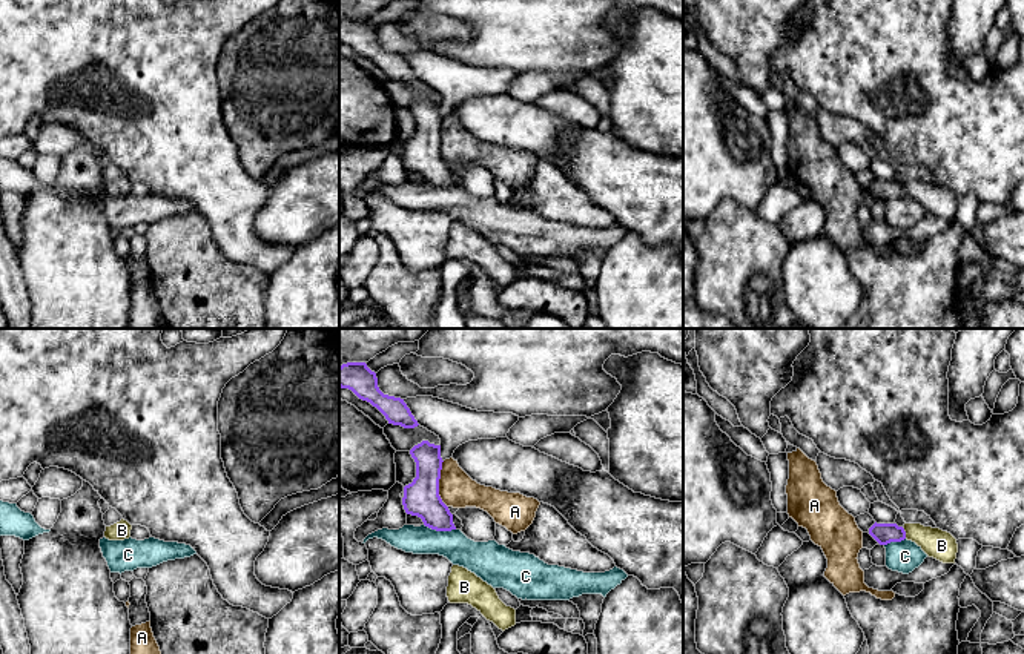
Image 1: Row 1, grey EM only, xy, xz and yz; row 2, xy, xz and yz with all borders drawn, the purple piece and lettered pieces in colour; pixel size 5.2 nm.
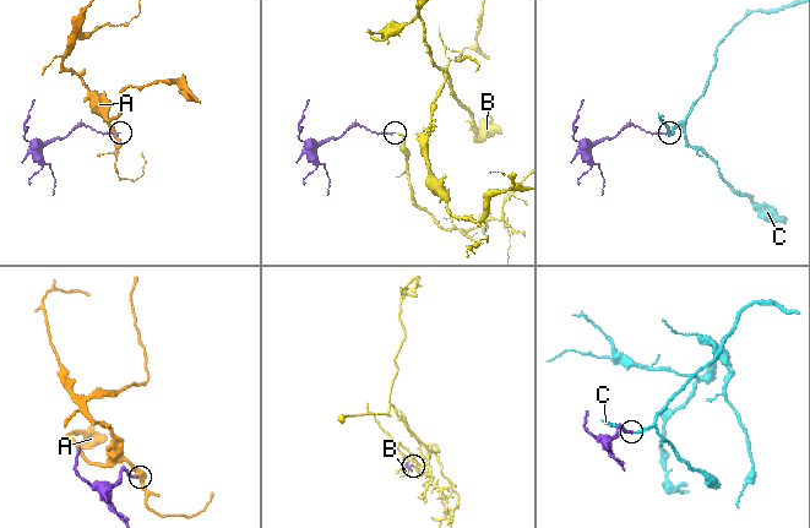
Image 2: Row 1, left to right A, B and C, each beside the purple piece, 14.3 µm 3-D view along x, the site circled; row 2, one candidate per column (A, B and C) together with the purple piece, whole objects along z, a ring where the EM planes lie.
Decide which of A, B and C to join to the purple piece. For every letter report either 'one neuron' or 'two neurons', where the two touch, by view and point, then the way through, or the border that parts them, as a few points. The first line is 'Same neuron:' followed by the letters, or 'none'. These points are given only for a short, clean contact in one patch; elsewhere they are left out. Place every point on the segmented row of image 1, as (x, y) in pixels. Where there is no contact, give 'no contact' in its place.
Same neuron: B
A: two neurons; contact xz (438, 484); border xz (442, 461), (439, 498), (447, 507)
B: one neuron; contact yz (905, 533); way yz (883, 533), (905, 533), (918, 533), (941, 545)
C: two neurons; contact xz (439, 530); border xz (424, 524), (436, 530), (455, 530)

